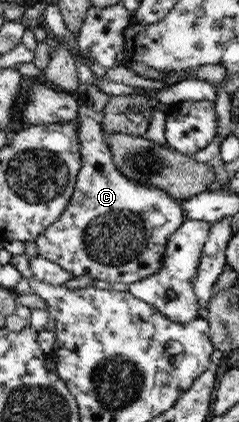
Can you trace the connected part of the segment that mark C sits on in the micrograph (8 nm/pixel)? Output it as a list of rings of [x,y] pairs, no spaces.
[[[82,116],[78,118],[76,134],[80,137],[82,168],[79,170],[74,196],[59,220],[48,226],[34,240],[38,256],[62,266],[64,270],[74,274],[74,277],[88,274],[96,280],[106,280],[111,284],[122,282],[130,285],[156,274],[162,268],[168,238],[186,220],[182,200],[160,188],[140,184],[124,176],[112,159],[101,123],[91,117]]]

